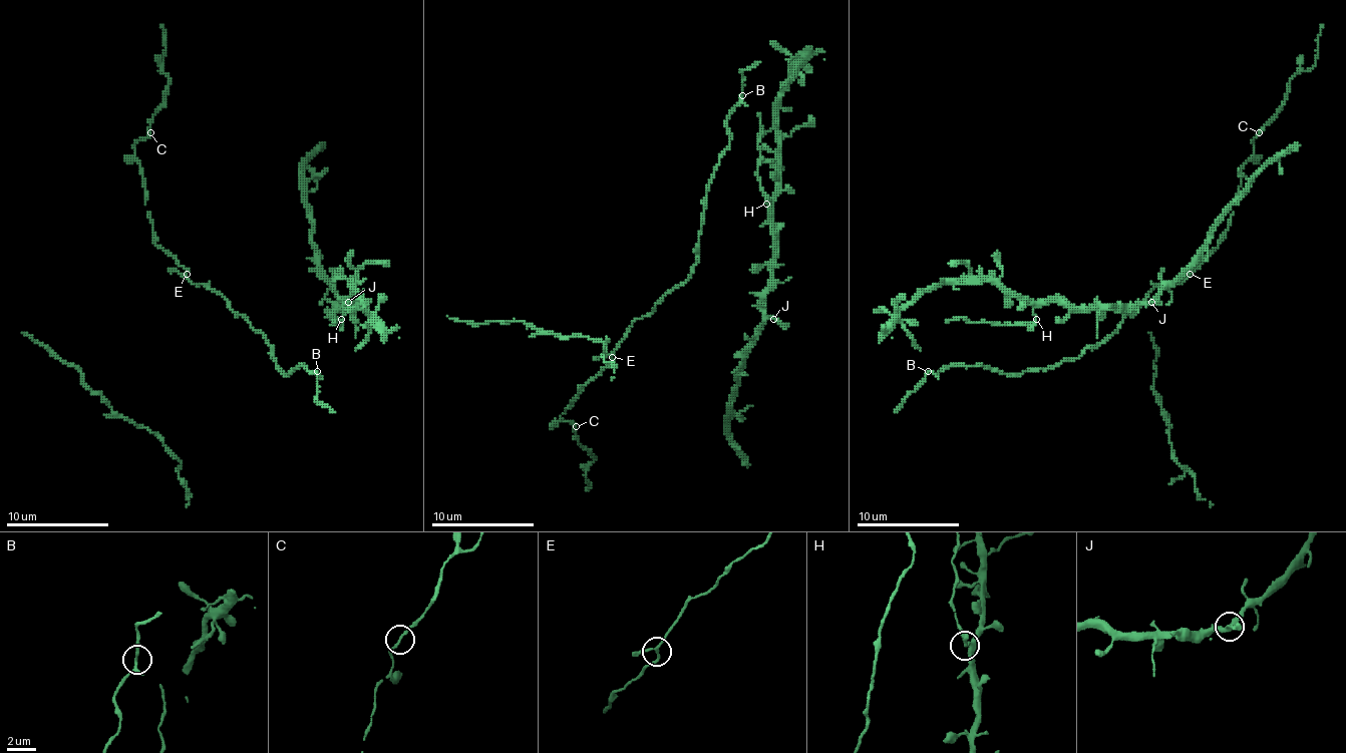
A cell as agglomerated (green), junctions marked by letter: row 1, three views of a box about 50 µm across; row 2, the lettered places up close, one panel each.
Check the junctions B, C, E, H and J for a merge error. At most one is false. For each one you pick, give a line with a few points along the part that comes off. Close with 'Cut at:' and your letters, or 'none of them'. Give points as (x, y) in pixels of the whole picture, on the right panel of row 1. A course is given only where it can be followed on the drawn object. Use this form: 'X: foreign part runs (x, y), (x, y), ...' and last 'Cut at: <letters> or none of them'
H: foreign part runs (1035, 320), (1007, 325), (971, 322), (961, 317), (946, 322)
Cut at: H

